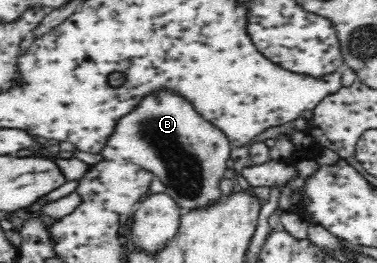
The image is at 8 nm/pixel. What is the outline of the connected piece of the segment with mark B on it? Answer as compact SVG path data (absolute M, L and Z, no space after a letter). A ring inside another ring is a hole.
M168 89L152 92L148 98L144 98L144 102L136 104L129 114L120 118L111 138L99 153L104 160L112 159L112 162L118 164L132 164L156 174L167 186L165 193L176 201L182 210L181 214L184 214L188 210L206 208L223 198L219 186L224 178L224 170L227 169L226 160L230 158L232 146L228 137L220 134L220 130L210 121L204 122L204 117L200 113L196 114L196 109L192 110L192 106L184 102L184 97L180 98L180 94L168 92Z

